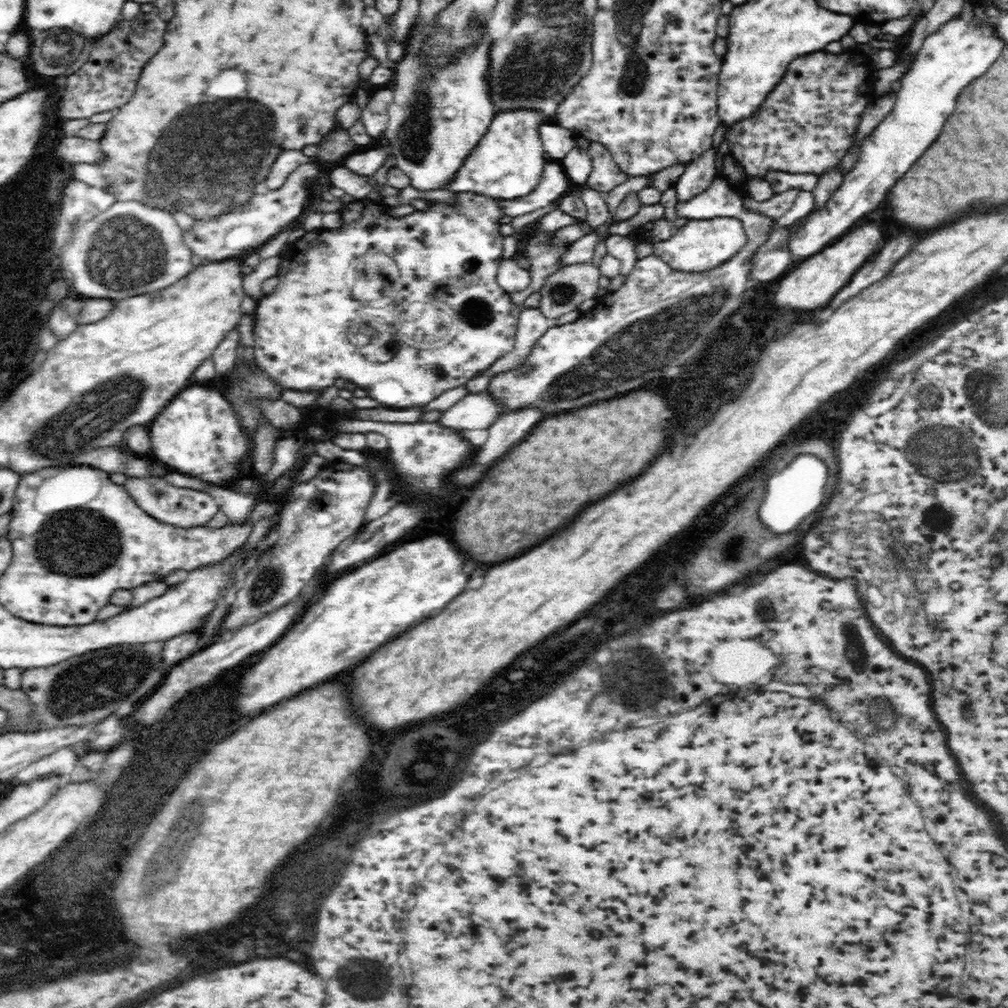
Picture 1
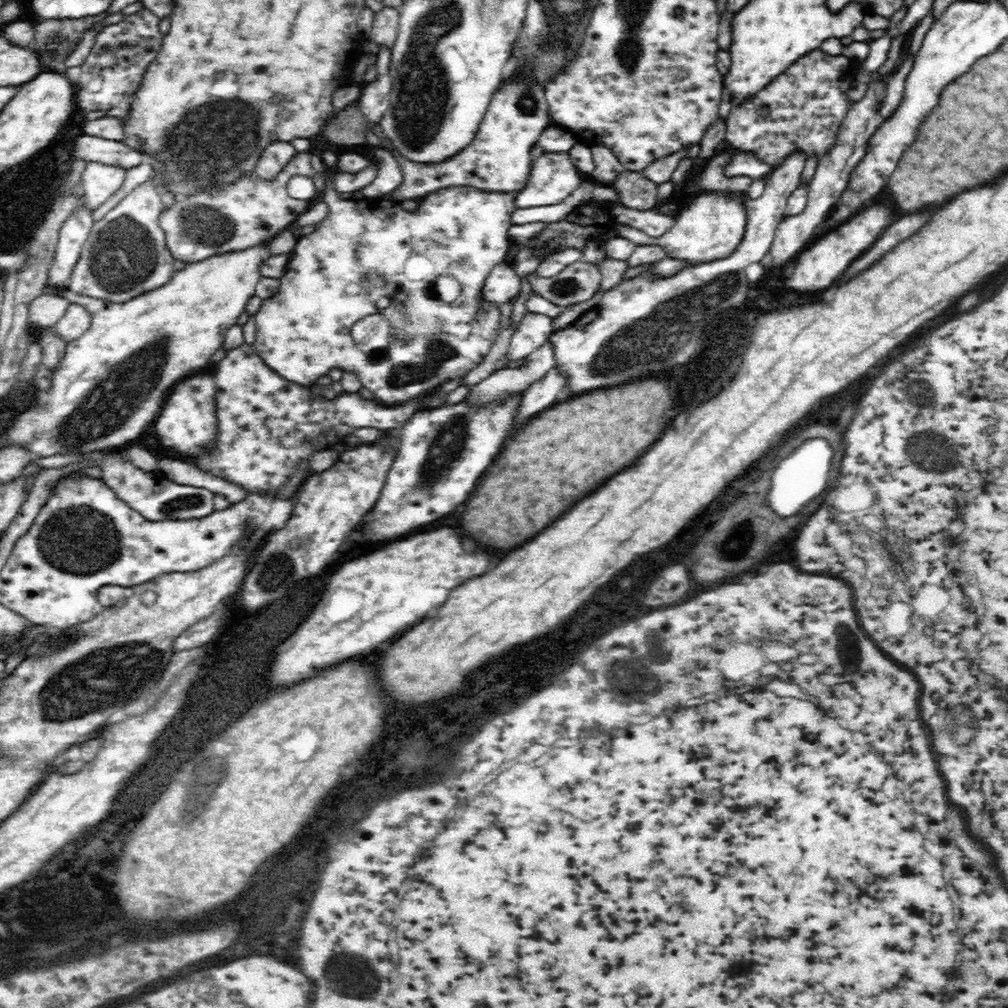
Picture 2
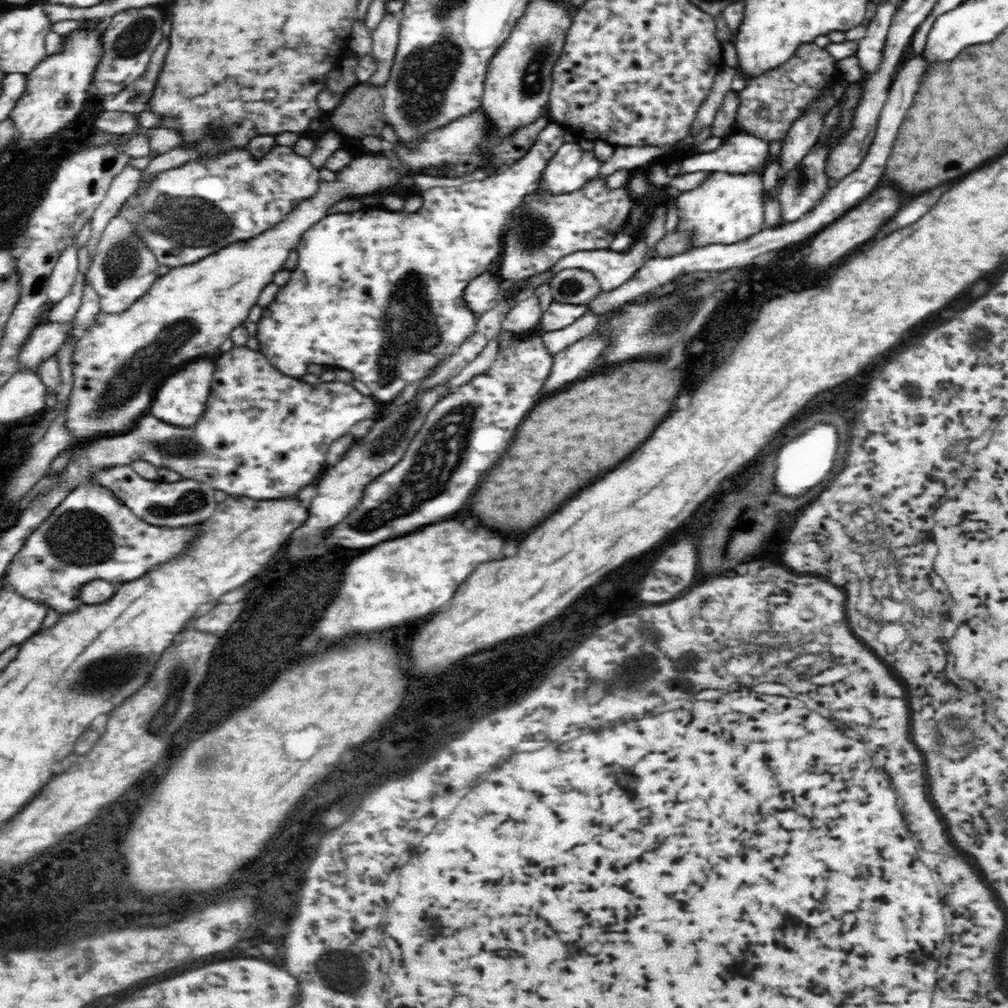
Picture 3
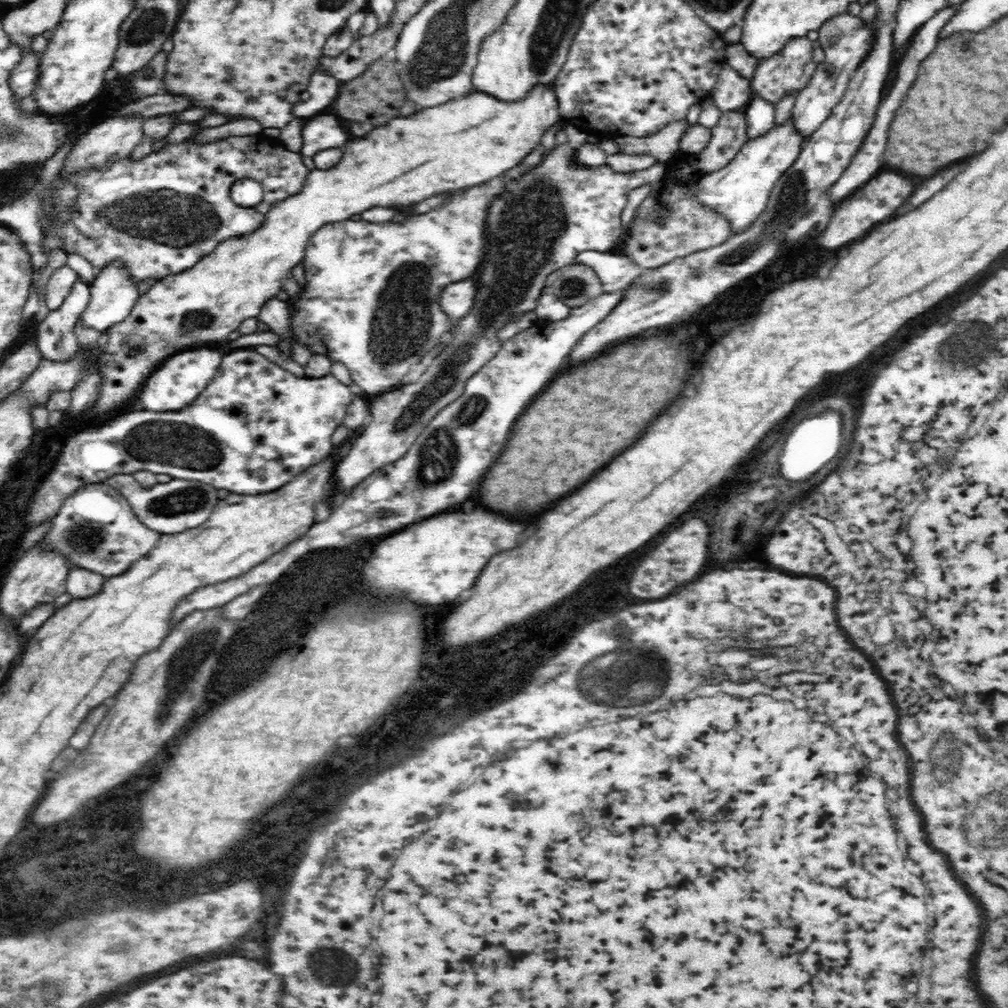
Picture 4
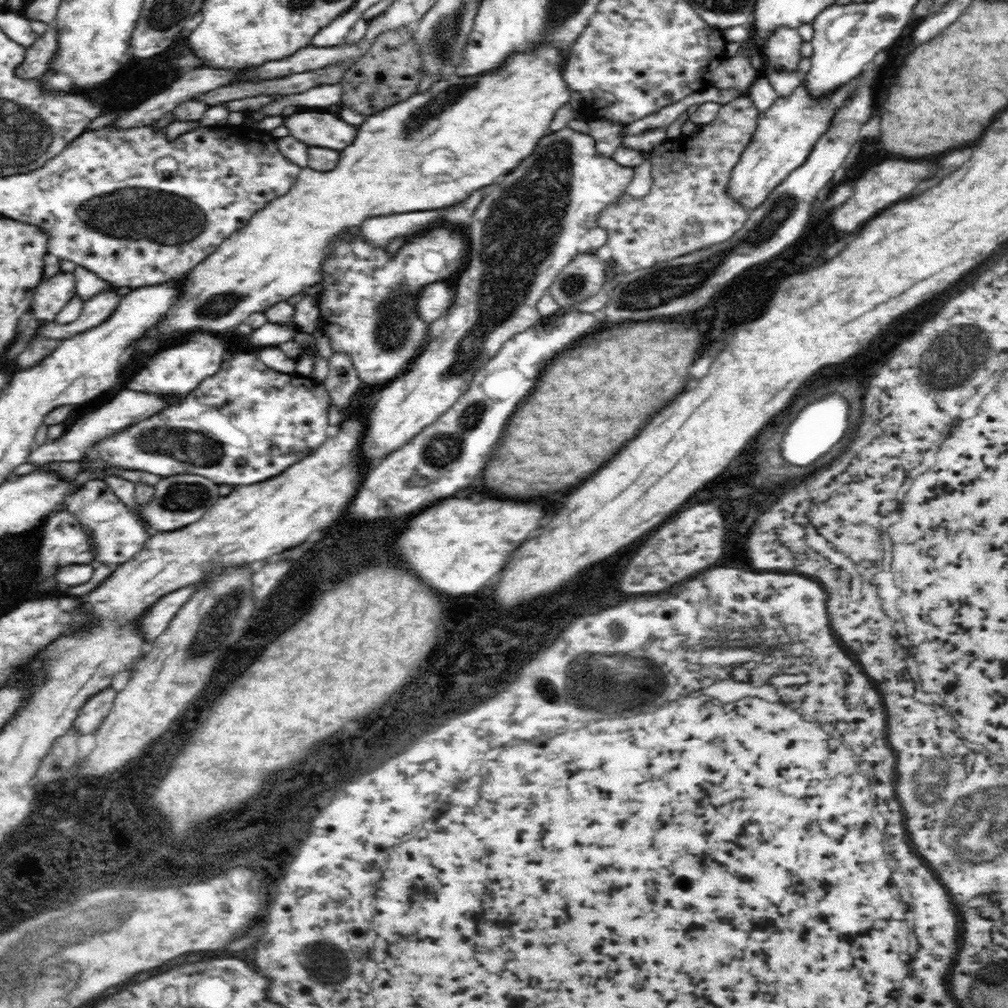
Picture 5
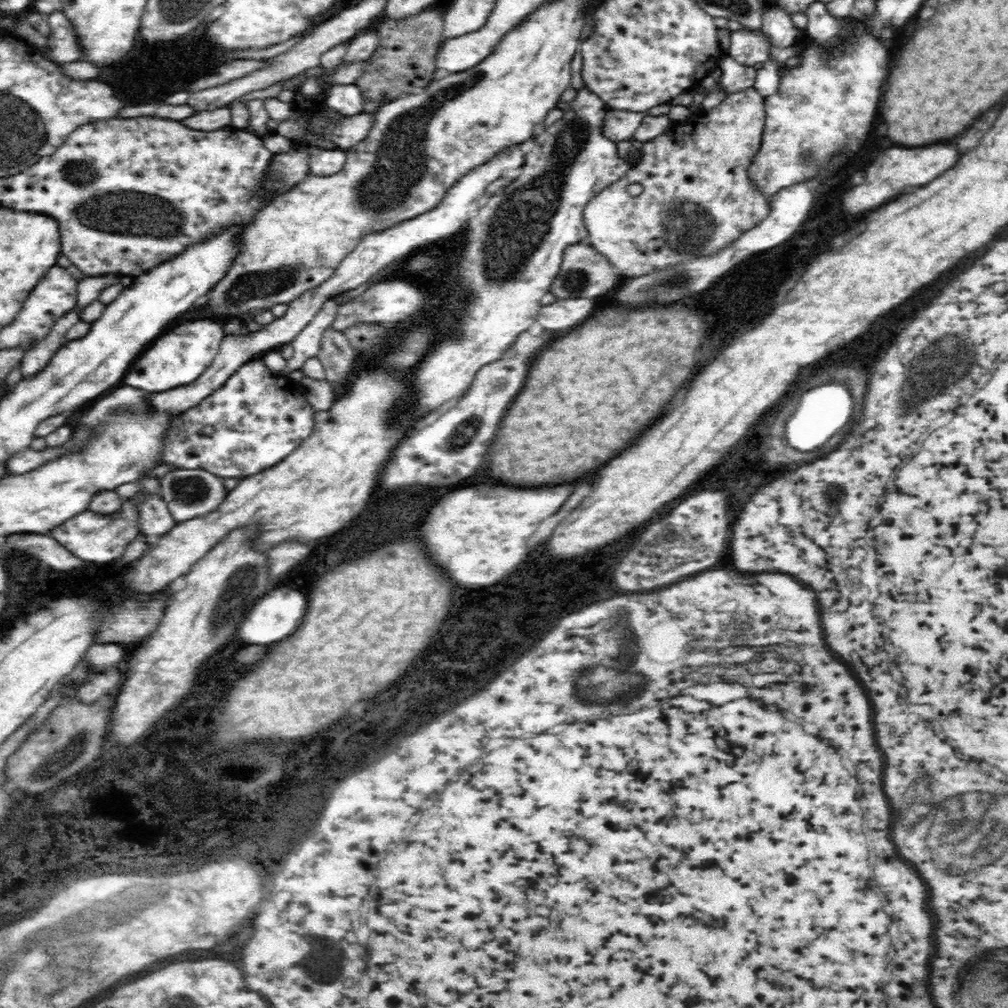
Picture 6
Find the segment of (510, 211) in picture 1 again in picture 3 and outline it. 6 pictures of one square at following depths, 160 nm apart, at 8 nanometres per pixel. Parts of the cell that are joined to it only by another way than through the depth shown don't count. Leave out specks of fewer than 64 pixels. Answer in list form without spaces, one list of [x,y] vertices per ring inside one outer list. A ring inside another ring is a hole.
[[[565,142],[548,161],[538,183],[550,194],[566,194],[597,176],[601,166],[592,150],[584,150],[577,142]]]

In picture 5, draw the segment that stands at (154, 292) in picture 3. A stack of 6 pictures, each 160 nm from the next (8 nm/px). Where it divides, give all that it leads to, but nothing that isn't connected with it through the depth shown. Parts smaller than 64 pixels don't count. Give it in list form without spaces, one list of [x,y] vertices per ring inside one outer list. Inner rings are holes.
[[[541,41],[528,46],[528,50],[512,52],[496,70],[470,77],[455,74],[449,80],[435,81],[428,89],[367,116],[357,128],[354,142],[340,152],[340,162],[332,172],[302,167],[288,193],[270,201],[246,226],[230,234],[213,254],[175,284],[176,303],[156,323],[156,336],[136,339],[134,350],[152,352],[178,338],[176,334],[196,330],[218,332],[222,336],[244,323],[250,314],[264,312],[276,302],[284,302],[304,288],[318,284],[323,261],[336,235],[361,226],[366,218],[434,210],[462,202],[474,190],[493,184],[496,176],[513,171],[533,153],[550,128],[556,110],[570,98],[563,77],[566,62],[566,54],[554,43]]]

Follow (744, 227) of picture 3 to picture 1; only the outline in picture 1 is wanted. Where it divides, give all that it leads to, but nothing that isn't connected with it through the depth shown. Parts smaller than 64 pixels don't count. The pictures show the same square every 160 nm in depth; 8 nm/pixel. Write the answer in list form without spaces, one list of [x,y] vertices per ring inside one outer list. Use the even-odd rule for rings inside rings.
[[[730,216],[688,219],[682,228],[676,230],[669,240],[652,243],[652,254],[666,261],[671,269],[684,272],[700,272],[714,269],[718,264],[736,256],[748,241],[744,222]]]

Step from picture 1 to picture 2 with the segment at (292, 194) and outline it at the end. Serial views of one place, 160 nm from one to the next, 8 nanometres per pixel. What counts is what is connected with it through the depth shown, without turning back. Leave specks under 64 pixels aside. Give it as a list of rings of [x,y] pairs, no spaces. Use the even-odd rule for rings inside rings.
[[[297,152],[293,160],[277,174],[272,181],[266,181],[263,178],[252,176],[238,177],[232,184],[225,185],[224,188],[216,188],[208,194],[203,192],[190,194],[189,197],[174,198],[174,202],[166,207],[166,214],[162,214],[162,230],[166,230],[165,246],[168,248],[170,255],[175,260],[182,262],[198,262],[216,254],[233,253],[250,249],[252,246],[260,245],[262,242],[272,240],[279,232],[289,228],[290,225],[304,211],[308,209],[307,200],[298,200],[292,198],[287,193],[287,184],[290,178],[295,176],[306,176],[314,181],[316,194],[324,190],[324,180],[320,172],[312,169],[310,156],[307,152]]]

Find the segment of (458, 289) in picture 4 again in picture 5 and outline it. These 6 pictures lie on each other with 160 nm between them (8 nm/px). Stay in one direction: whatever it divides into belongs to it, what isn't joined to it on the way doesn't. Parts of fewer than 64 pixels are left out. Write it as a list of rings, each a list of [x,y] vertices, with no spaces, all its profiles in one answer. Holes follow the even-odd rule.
[[[430,284],[426,290],[422,289],[420,296],[417,297],[417,310],[414,313],[424,322],[432,322],[442,318],[454,300],[453,284]]]

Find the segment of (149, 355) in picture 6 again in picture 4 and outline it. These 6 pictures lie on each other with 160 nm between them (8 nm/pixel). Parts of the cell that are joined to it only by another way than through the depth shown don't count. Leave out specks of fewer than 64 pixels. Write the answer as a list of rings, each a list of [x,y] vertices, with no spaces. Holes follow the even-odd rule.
[[[224,342],[211,347],[198,347],[198,350],[184,350],[173,354],[160,368],[154,370],[155,372],[150,374],[145,385],[141,386],[141,393],[138,394],[140,407],[155,413],[176,412],[184,409],[196,400],[206,385],[213,381],[223,355],[228,352],[229,349]]]

